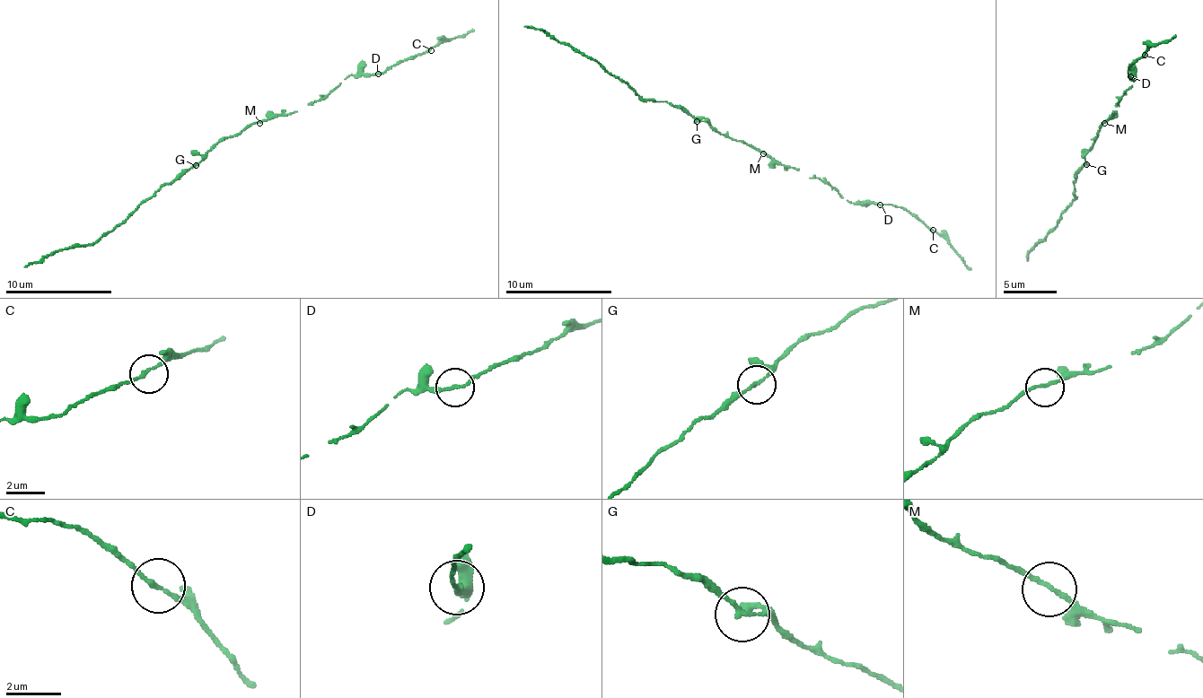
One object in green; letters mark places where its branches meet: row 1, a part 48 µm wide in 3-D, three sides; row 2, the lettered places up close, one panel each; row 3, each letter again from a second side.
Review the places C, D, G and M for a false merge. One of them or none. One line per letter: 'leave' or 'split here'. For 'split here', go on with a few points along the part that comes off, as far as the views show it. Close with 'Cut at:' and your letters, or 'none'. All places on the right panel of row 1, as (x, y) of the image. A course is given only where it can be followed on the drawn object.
C: leave
D: leave
G: leave
M: leave
Cut at: none

